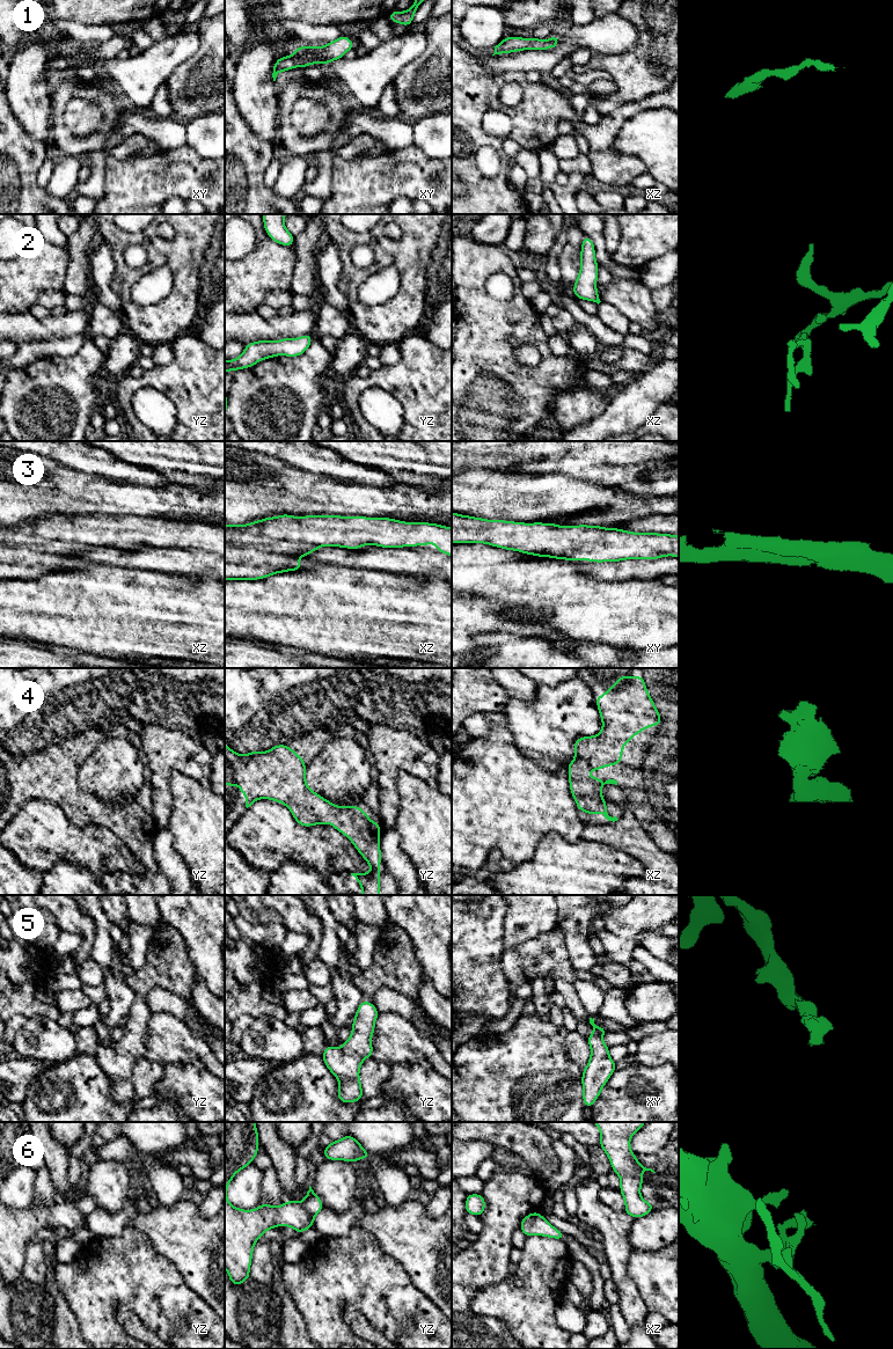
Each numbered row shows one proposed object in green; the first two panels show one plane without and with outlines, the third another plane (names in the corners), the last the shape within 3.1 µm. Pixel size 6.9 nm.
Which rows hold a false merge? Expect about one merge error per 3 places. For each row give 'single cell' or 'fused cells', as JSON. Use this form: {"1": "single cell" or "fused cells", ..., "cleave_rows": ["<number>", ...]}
{"1": "single cell", "2": "single cell", "3": "single cell", "4": "single cell", "5": "single cell", "6": "single cell", "cleave_rows": []}

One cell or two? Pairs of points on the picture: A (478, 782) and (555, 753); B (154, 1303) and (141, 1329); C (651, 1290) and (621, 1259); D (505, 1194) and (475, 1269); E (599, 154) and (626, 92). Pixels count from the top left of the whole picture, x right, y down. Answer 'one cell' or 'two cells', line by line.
A: two cells
B: two cells
C: two cells
D: one cell
E: two cells

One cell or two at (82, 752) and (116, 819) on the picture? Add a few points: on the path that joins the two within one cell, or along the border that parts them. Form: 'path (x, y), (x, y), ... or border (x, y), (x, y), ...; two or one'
path (71, 770), (71, 786), (95, 809); one

